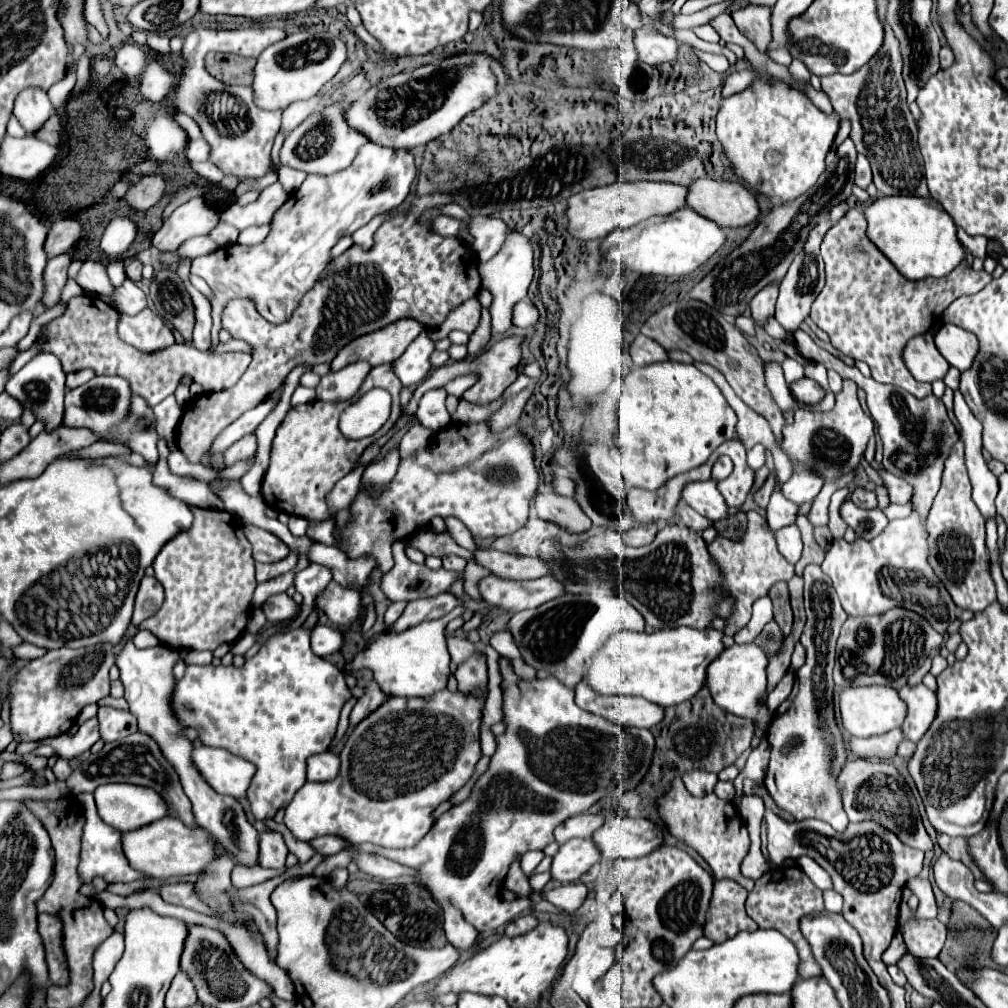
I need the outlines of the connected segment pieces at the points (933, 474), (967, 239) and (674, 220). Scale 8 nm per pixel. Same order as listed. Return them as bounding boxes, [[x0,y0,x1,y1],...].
[[794,329,960,519],[958,229,988,259],[600,207,724,275]]

